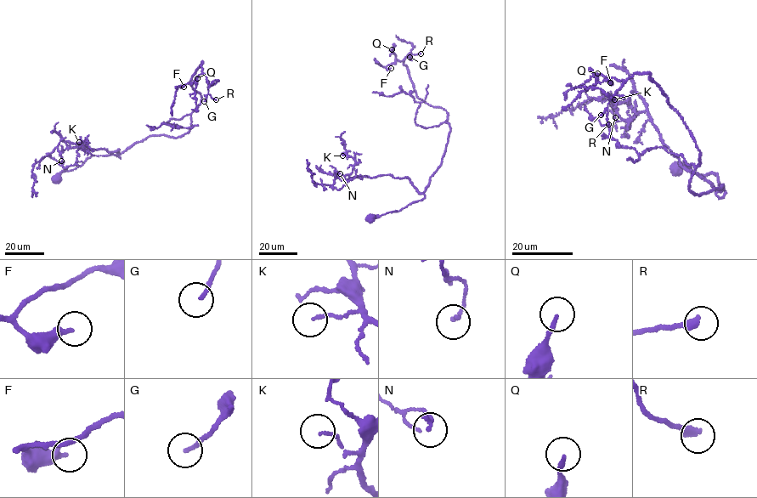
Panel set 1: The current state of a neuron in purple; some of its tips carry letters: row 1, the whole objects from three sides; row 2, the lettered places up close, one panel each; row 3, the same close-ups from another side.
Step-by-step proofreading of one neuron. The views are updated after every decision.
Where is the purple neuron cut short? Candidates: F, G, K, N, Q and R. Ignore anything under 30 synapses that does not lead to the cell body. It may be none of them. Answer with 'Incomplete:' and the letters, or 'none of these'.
Incomplete: none of these

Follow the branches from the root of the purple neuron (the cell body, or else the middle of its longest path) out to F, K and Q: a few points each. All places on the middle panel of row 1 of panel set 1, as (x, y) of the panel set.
F: (370, 217), (425, 197), (450, 129), (446, 110), (416, 96), (403, 61), (396, 58), (391, 68)
K: (370, 217), (400, 211), (425, 195), (408, 178), (390, 174), (350, 178), (355, 162), (342, 155)
Q: (370, 217), (425, 197), (420, 193), (440, 165), (450, 129), (447, 112), (416, 96), (407, 66), (392, 49)

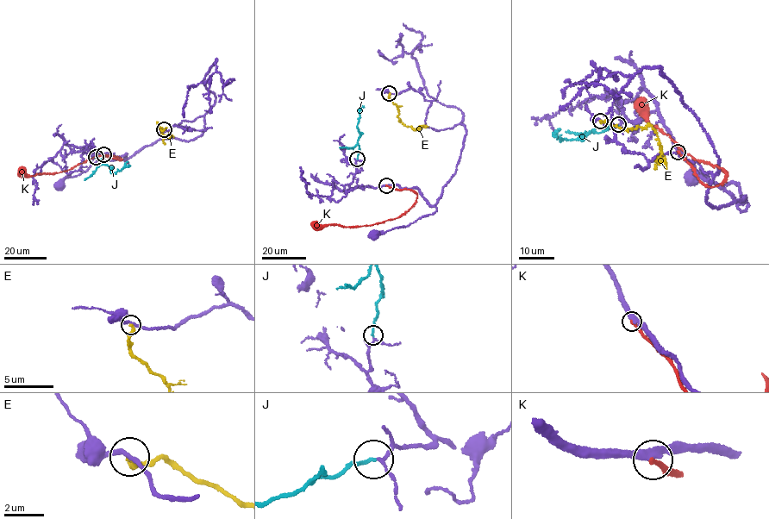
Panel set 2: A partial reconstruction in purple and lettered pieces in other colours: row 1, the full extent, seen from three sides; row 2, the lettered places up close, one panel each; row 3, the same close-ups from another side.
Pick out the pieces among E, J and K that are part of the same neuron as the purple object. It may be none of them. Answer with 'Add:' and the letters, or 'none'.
Add: J

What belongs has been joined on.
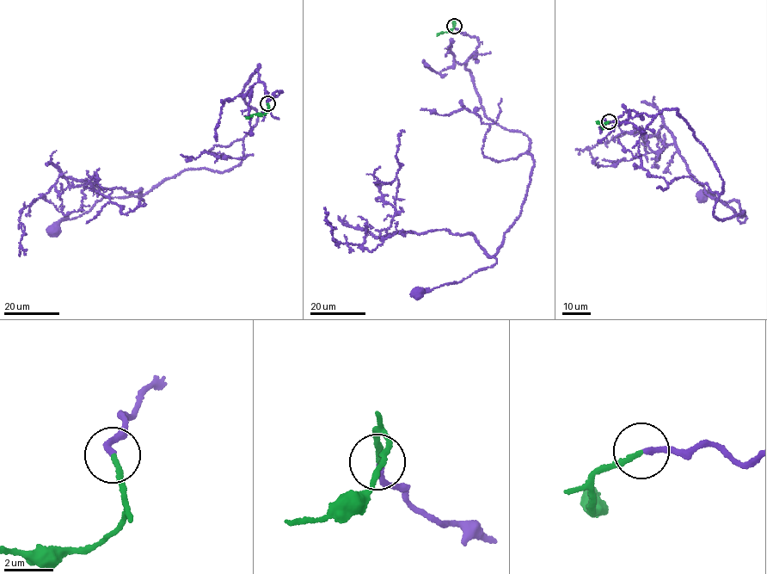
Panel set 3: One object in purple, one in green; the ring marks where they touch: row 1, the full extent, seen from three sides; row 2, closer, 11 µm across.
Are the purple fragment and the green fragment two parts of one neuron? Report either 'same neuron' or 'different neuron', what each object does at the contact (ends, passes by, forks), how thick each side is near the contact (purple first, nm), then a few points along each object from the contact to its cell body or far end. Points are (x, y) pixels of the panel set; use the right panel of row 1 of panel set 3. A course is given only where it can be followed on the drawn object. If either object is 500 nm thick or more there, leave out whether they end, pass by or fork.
same neuron; purple ends there; green ends there; 240 nm thick on the purple side, 190 nm on the other; purple runs (610, 121), (641, 133), (675, 108), (722, 180), (713, 215), (743, 210), (744, 223), (738, 200), (700, 194); green runs (610, 121), (604, 128), (598, 121)

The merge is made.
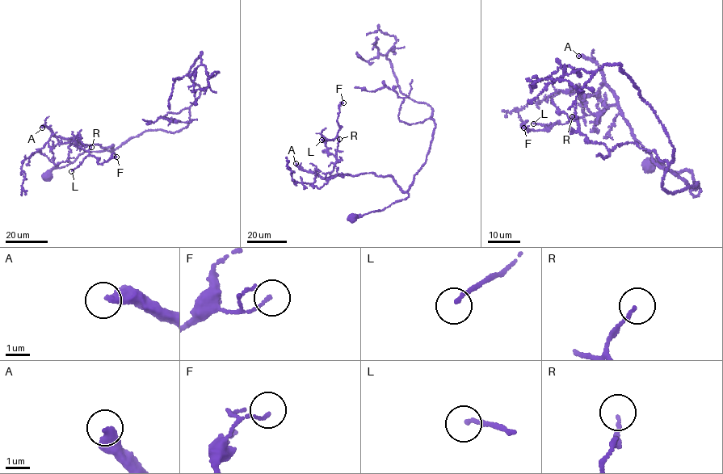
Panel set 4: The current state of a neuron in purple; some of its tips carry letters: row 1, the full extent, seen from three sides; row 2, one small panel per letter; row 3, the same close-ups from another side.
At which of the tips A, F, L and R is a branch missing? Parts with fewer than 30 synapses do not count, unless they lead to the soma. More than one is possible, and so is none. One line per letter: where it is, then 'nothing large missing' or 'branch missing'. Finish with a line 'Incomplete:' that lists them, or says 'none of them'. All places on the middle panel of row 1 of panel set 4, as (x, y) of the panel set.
A: at (296, 163); branch missing
F: at (343, 102); nothing large missing
L: at (321, 140); nothing large missing
R: at (339, 139); nothing large missing
Incomplete: A

